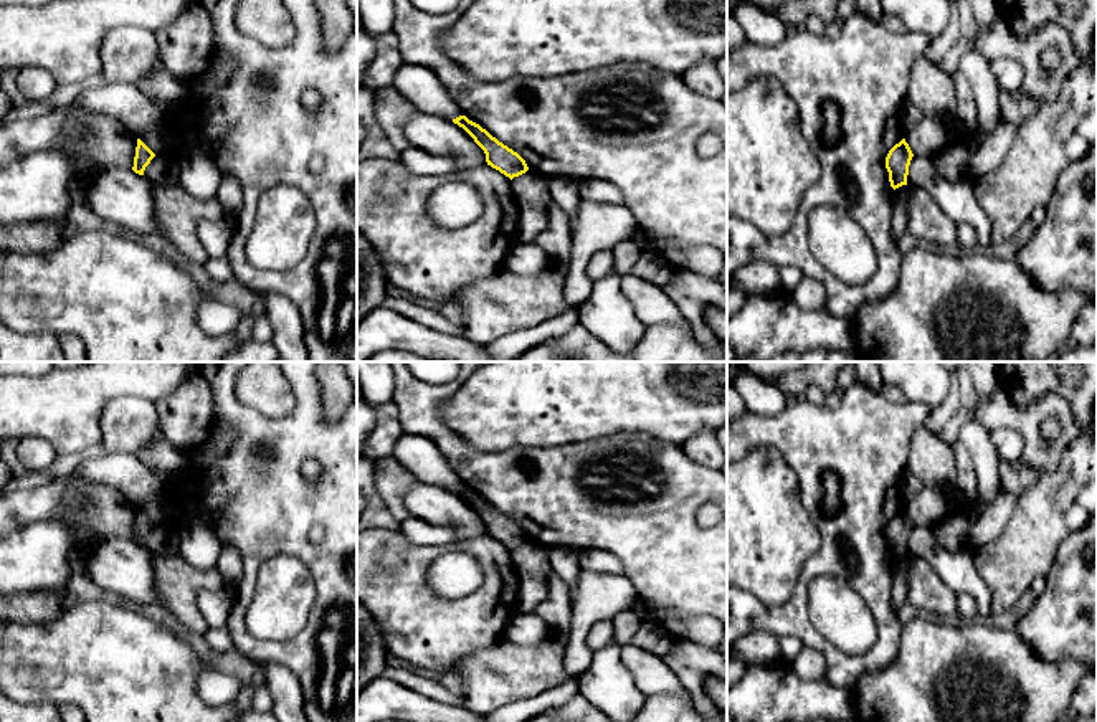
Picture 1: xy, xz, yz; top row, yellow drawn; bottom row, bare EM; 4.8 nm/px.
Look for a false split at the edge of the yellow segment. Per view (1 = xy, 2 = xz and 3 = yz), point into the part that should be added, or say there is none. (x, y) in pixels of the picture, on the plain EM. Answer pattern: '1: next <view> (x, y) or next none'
1: next none
2: next none
3: next none

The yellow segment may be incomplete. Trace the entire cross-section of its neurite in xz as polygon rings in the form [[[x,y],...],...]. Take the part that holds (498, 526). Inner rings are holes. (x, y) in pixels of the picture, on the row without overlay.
[[[459,486],[453,489],[453,492],[463,497],[484,520],[487,535],[499,540],[511,550],[529,540],[525,530],[517,522],[499,512],[479,494],[469,491],[466,486]]]

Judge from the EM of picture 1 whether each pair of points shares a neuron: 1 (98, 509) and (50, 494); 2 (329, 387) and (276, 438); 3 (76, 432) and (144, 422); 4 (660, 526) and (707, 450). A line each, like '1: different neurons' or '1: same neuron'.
1: same neuron
2: different neurons
3: different neurons
4: different neurons

